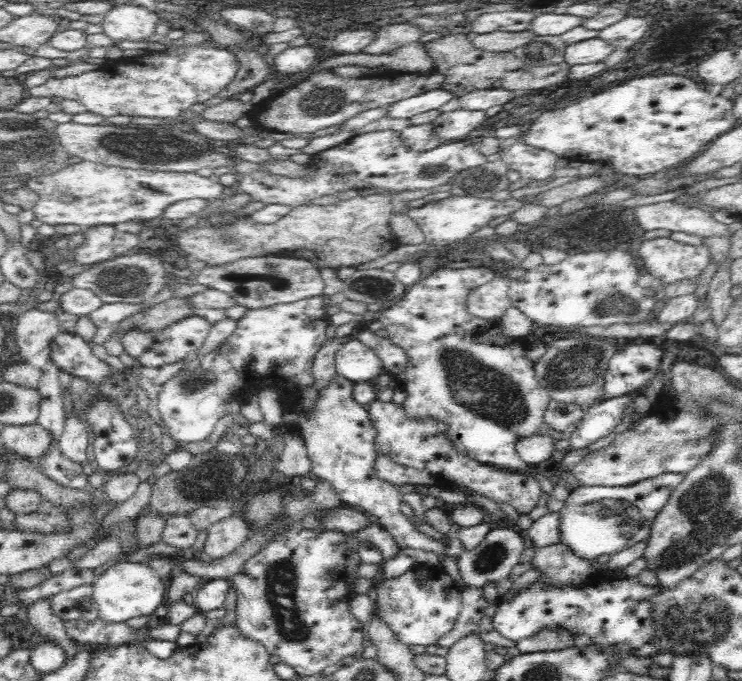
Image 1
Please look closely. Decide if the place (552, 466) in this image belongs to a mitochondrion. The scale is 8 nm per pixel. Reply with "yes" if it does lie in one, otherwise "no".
no

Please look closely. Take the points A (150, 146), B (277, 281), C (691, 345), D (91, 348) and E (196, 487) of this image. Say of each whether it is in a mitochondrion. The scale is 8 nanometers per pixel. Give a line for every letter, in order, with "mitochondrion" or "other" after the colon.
A: mitochondrion
B: mitochondrion
C: other
D: other
E: mitochondrion

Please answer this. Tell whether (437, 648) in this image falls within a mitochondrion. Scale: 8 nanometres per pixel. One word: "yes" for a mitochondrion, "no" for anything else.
no

